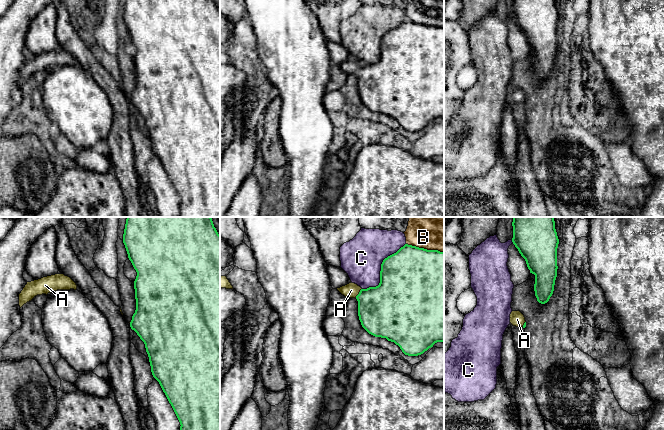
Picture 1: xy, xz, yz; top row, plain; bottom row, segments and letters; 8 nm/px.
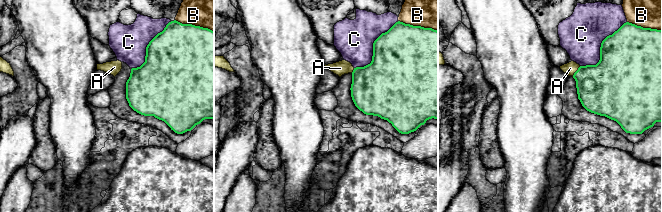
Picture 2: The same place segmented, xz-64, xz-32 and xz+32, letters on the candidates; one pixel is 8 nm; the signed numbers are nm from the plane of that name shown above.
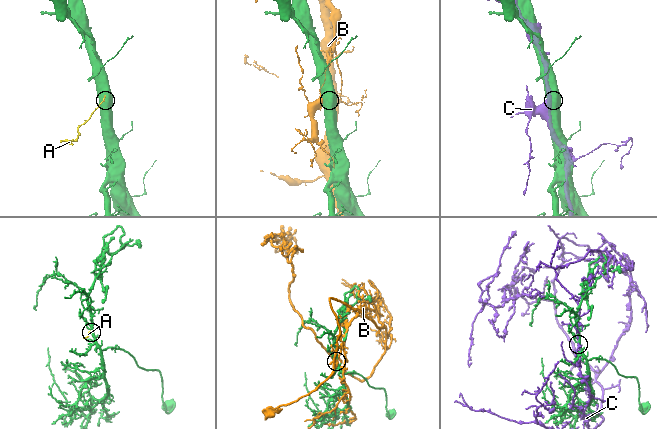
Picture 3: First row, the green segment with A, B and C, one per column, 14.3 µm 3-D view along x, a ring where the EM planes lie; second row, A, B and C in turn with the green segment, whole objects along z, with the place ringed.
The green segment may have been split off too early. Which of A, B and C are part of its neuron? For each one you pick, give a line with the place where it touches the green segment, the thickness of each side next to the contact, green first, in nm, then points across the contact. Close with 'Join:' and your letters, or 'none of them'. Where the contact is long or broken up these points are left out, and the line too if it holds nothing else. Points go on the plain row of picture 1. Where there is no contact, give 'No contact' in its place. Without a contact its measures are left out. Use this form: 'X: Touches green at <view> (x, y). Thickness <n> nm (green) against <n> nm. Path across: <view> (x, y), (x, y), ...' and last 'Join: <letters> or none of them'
A: Touches green at xz (359, 69). Thickness 420 nm (green) against 120 nm. Path across: xz (384, 87), (359, 69), (351, 66)
Join: A

